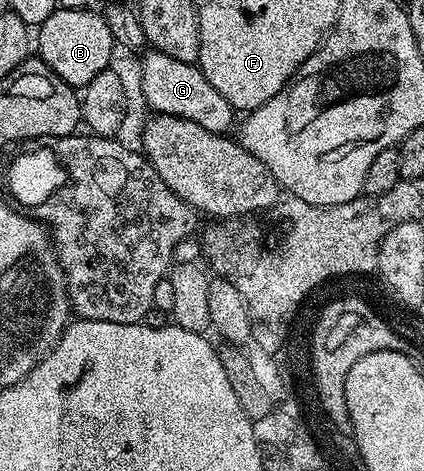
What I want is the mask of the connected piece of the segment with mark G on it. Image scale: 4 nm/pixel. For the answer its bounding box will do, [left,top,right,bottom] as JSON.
[141,51,235,135]

